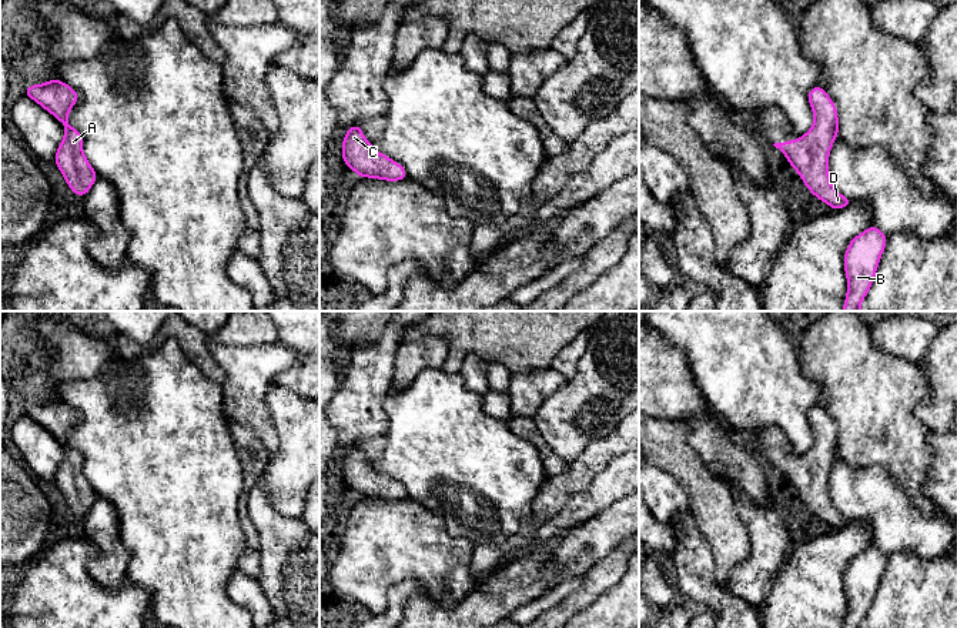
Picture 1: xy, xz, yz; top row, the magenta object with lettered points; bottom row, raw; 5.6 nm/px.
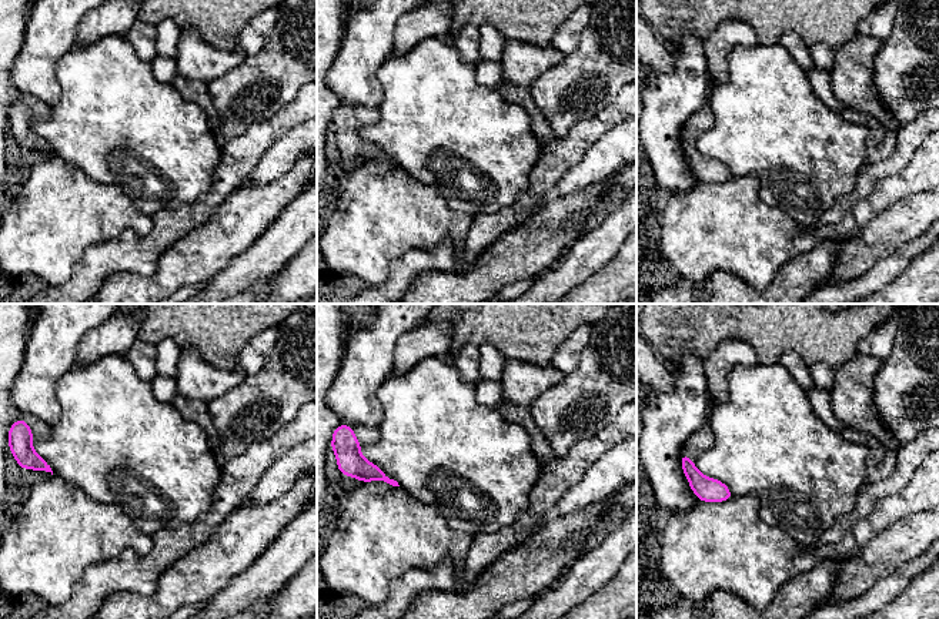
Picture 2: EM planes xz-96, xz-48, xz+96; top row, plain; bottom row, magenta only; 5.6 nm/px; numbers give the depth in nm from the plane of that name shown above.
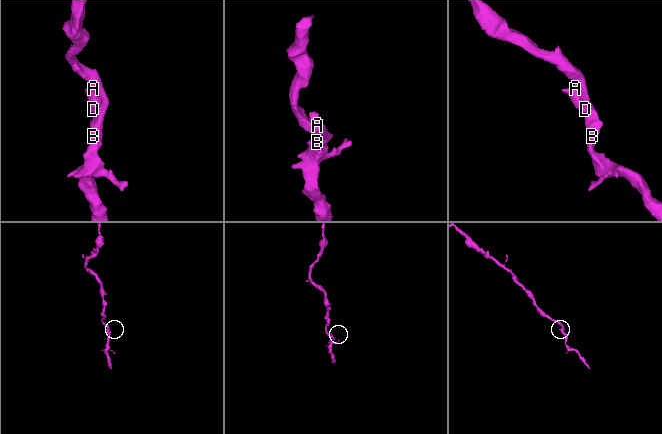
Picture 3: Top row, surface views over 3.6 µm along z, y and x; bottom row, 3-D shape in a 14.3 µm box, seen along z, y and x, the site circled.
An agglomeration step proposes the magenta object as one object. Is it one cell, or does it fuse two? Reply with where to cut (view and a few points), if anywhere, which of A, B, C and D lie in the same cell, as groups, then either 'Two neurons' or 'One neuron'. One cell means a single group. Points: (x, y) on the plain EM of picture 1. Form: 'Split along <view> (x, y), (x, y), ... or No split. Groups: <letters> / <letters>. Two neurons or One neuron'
No split. Groups: A B C D. One neuron

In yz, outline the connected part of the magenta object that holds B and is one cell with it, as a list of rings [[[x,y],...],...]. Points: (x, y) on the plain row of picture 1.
[[[876,544],[849,562],[844,572],[847,615],[843,628],[860,628],[860,622],[871,607],[886,562],[887,555]]]

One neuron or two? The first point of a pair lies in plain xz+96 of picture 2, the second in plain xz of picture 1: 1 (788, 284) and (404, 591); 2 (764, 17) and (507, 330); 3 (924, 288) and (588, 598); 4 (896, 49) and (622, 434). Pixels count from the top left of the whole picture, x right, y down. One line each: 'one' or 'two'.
1: two
2: one
3: two
4: two

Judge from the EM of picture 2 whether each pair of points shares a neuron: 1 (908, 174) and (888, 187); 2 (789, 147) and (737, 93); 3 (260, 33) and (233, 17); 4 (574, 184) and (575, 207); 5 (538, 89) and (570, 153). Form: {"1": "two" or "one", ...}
{"1": "one", "2": "one", "3": "two", "4": "two", "5": "two"}

